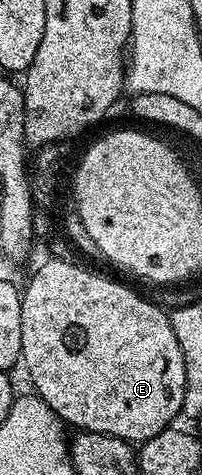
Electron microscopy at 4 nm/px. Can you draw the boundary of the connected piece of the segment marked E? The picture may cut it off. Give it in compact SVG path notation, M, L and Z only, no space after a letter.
M49 260L34 275L30 278L30 283L24 286L22 290L22 311L20 312L20 336L22 337L22 361L21 365L26 366L26 370L30 373L30 382L32 385L33 393L37 394L38 397L43 398L47 404L50 405L56 413L58 413L59 418L62 419L63 423L67 427L75 426L73 429L75 431L81 432L83 430L91 430L92 432L100 432L101 434L107 434L108 436L116 436L117 438L122 438L125 442L131 444L141 444L147 442L152 436L156 436L161 430L167 429L171 425L170 422L174 417L179 417L182 414L182 405L184 404L184 388L186 387L186 369L184 368L184 352L180 352L180 340L176 340L176 332L172 332L172 324L170 323L169 313L164 309L161 310L154 302L149 302L146 298L141 298L134 290L129 290L122 282L113 282L110 278L105 278L102 274L93 274L90 270L85 270L82 266L77 266L74 260Z

